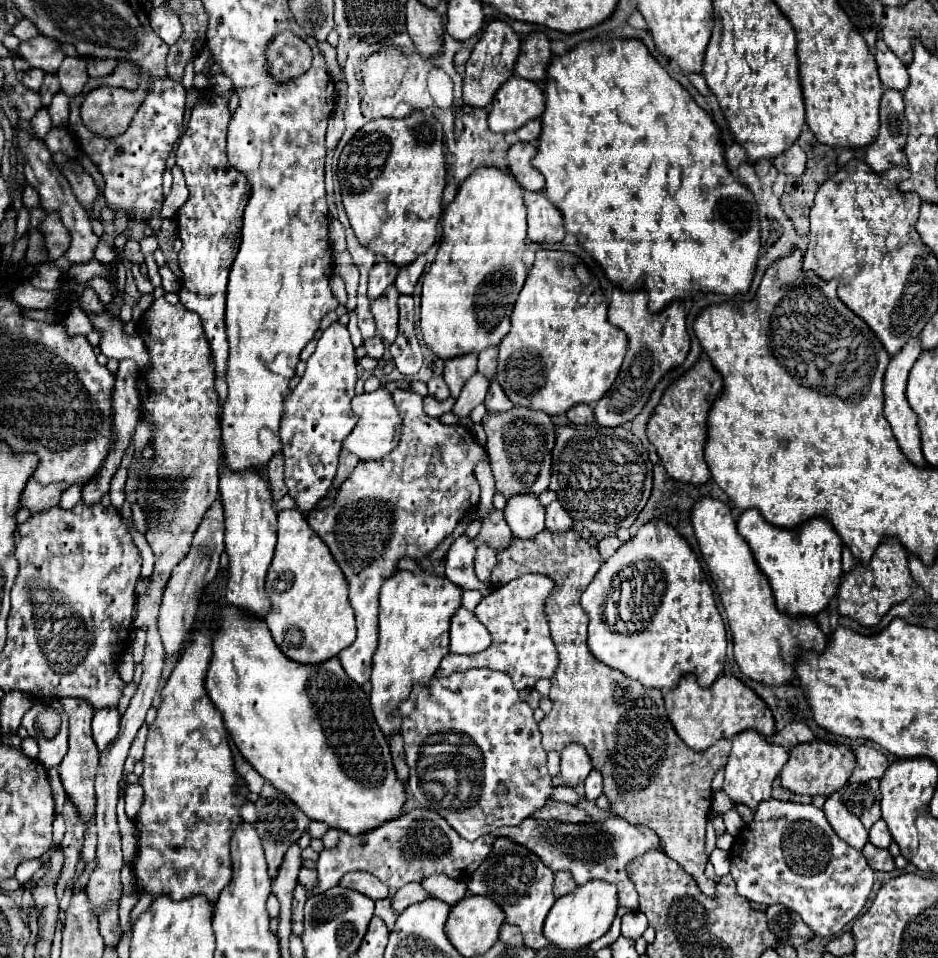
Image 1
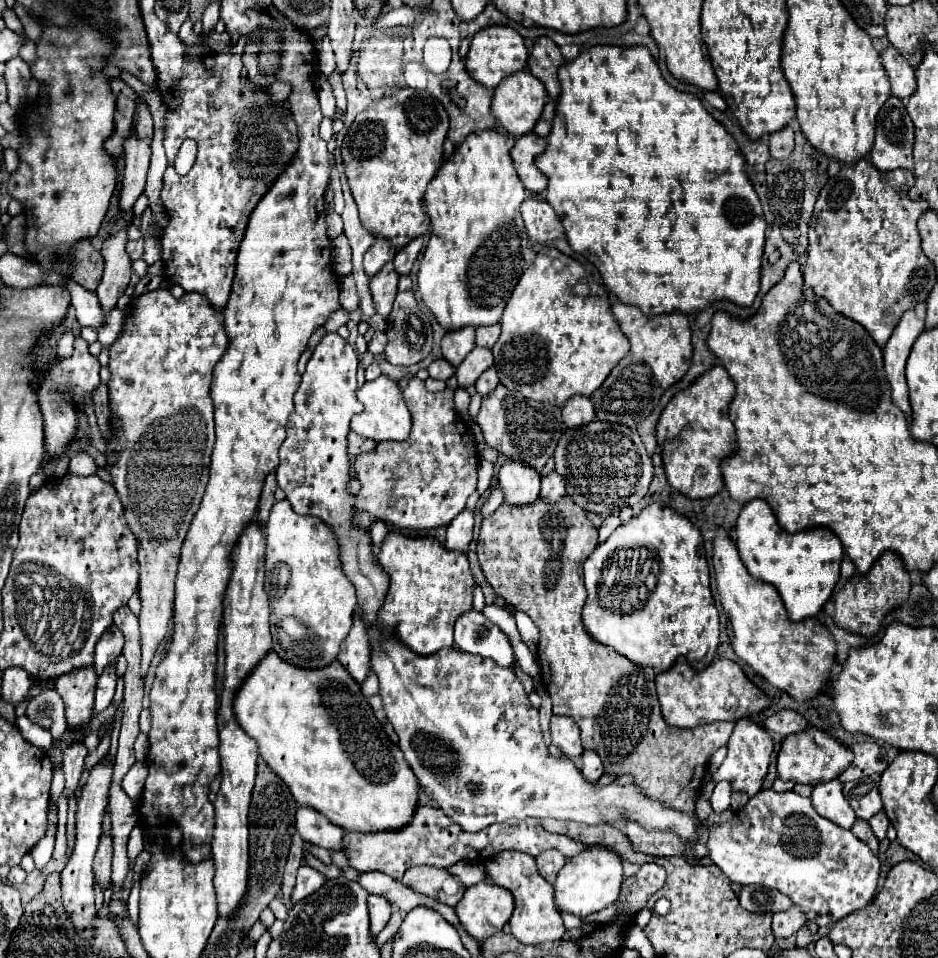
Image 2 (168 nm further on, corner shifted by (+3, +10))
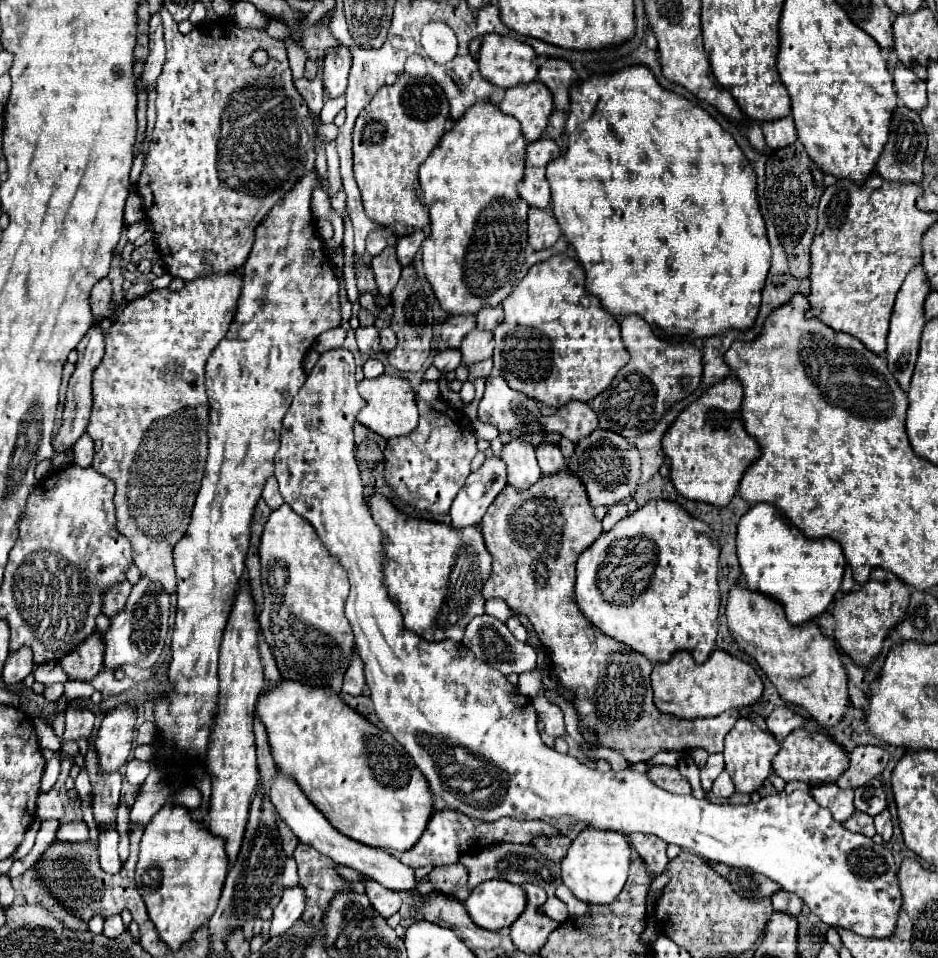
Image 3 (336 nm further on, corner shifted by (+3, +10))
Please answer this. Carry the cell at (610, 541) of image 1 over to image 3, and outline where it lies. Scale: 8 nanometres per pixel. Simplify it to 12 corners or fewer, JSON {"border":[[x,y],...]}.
{"border":[[624,502],[610,506],[604,520],[604,532],[618,524],[626,514]]}

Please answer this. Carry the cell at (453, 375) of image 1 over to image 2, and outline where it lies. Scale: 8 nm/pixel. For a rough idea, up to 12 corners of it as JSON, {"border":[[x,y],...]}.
{"border":[[474,328],[450,330],[442,354],[458,366],[474,348]]}

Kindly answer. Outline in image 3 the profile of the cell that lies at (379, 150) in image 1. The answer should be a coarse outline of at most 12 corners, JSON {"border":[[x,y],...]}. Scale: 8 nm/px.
{"border":[[430,78],[382,86],[354,126],[366,216],[430,224],[418,168],[446,132]]}

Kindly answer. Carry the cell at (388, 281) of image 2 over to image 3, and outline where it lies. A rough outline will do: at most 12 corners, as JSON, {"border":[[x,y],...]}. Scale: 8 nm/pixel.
{"border":[[388,246],[370,262],[378,294],[388,298],[402,266]]}

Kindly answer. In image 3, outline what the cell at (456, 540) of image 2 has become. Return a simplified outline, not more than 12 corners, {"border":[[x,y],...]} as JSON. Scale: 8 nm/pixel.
{"border":[[486,458],[454,498],[456,530],[480,524],[506,486],[500,458]]}

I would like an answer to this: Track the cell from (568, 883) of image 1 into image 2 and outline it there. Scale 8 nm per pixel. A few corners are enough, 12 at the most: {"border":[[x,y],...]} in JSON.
{"border":[[558,850],[536,856],[538,872],[554,884],[566,858]]}

